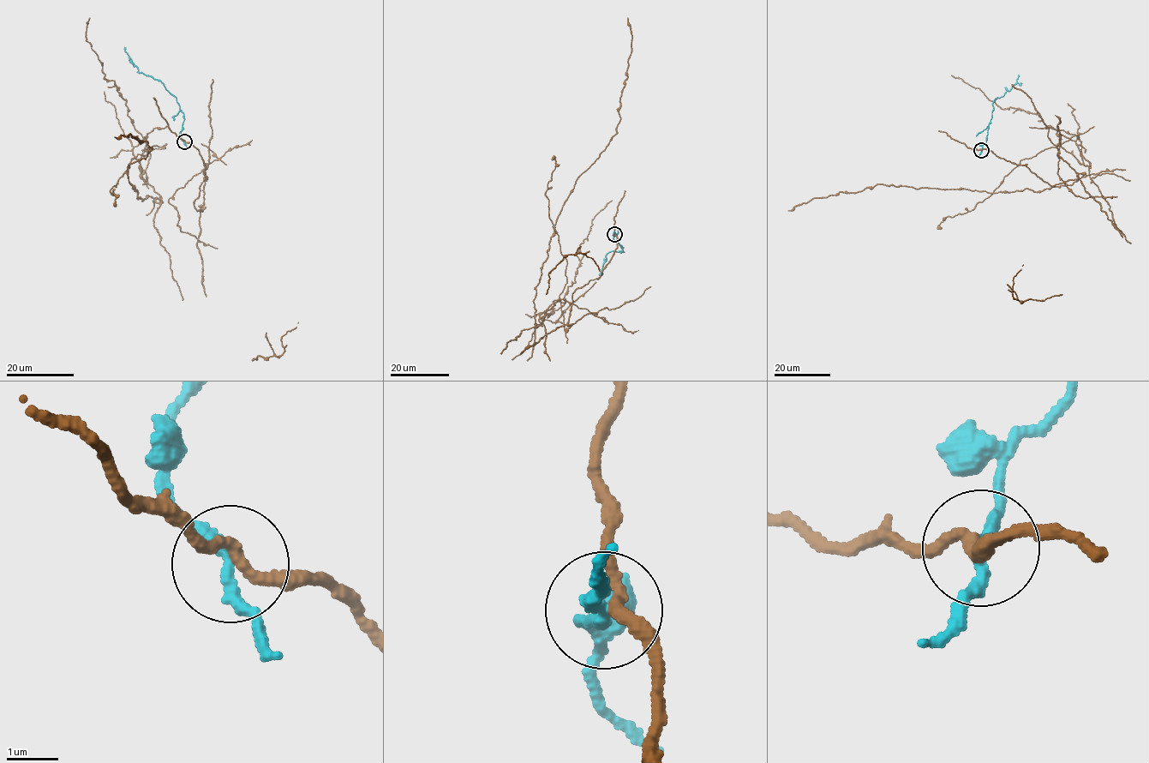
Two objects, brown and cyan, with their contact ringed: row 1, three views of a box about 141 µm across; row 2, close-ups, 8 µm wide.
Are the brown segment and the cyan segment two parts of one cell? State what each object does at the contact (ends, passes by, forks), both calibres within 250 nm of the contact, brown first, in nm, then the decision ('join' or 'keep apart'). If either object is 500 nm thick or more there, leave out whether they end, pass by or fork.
brown passes by; cyan passes by; 220 nm thick on the brown side, 200 nm on the other; keep apart

